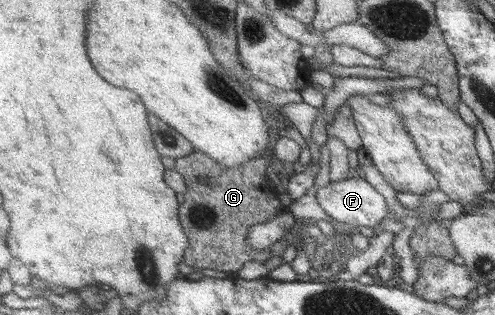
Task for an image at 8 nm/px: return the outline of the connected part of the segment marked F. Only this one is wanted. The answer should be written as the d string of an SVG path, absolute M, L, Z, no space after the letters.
M364 176L332 181L325 188L318 190L317 197L320 207L324 209L327 215L341 223L353 226L359 225L375 228L375 226L380 224L382 218L390 214L386 199Z

